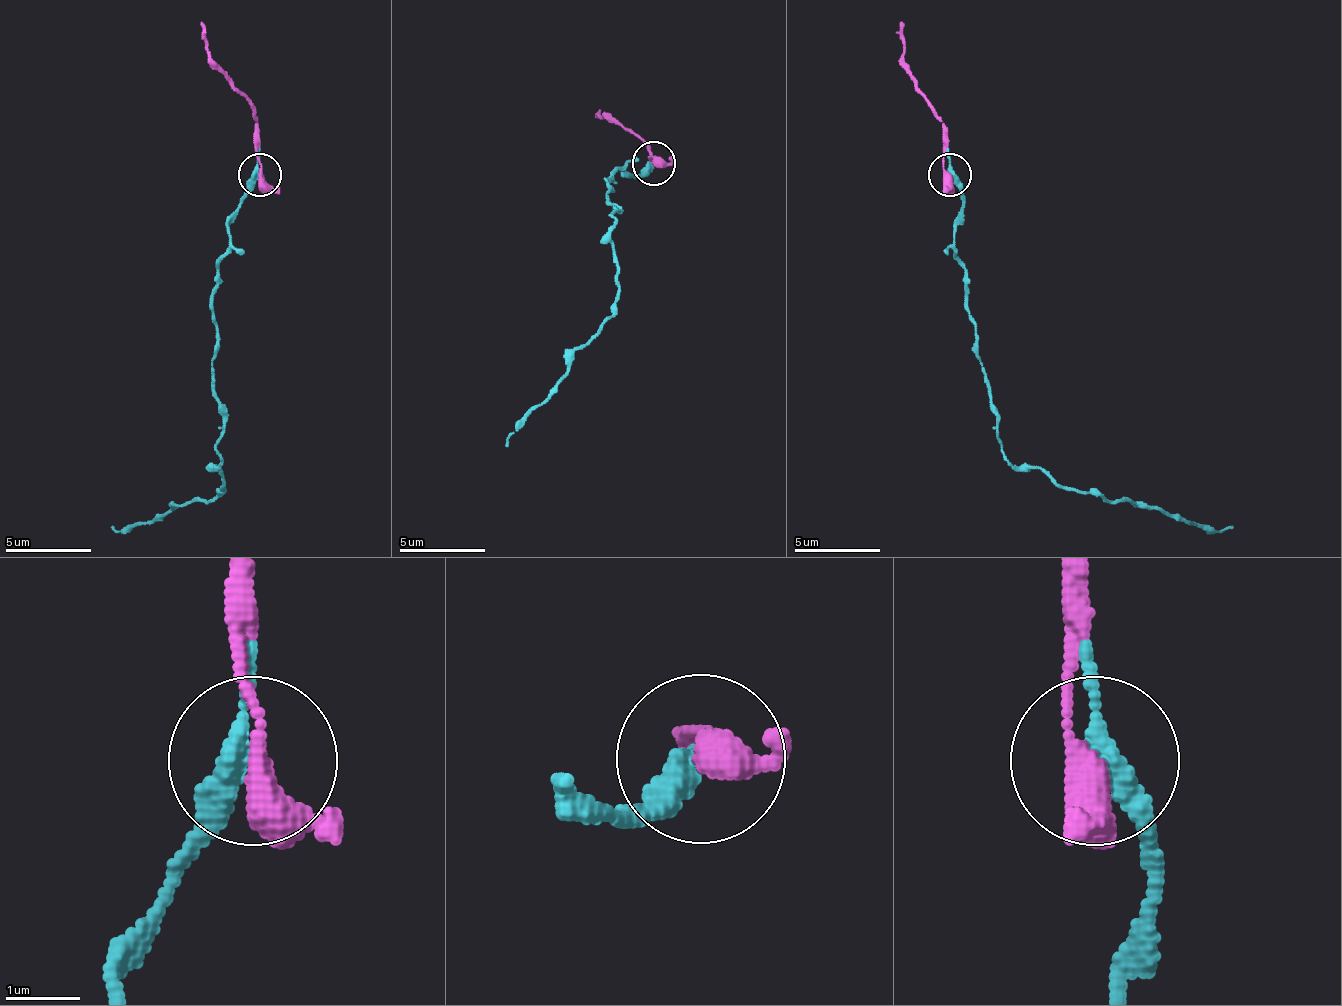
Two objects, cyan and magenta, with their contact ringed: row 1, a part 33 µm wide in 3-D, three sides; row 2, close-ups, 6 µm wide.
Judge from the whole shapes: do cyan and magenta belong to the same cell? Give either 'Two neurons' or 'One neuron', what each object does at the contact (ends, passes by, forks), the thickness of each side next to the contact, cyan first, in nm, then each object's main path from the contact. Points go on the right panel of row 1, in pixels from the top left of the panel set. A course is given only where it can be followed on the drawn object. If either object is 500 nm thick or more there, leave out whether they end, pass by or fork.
One neuron. At the ring cyan passes by. At the ring magenta forks. Thickness 300 nm (cyan) against 280 nm. Course of cyan: (948, 172), (961, 193), (953, 254), (966, 271), (1005, 457), (1048, 470), (1065, 487), (1199, 526), (1234, 526). Course of magenta: (948, 176), (940, 115), (914, 85), (905, 55), (901, 20)

